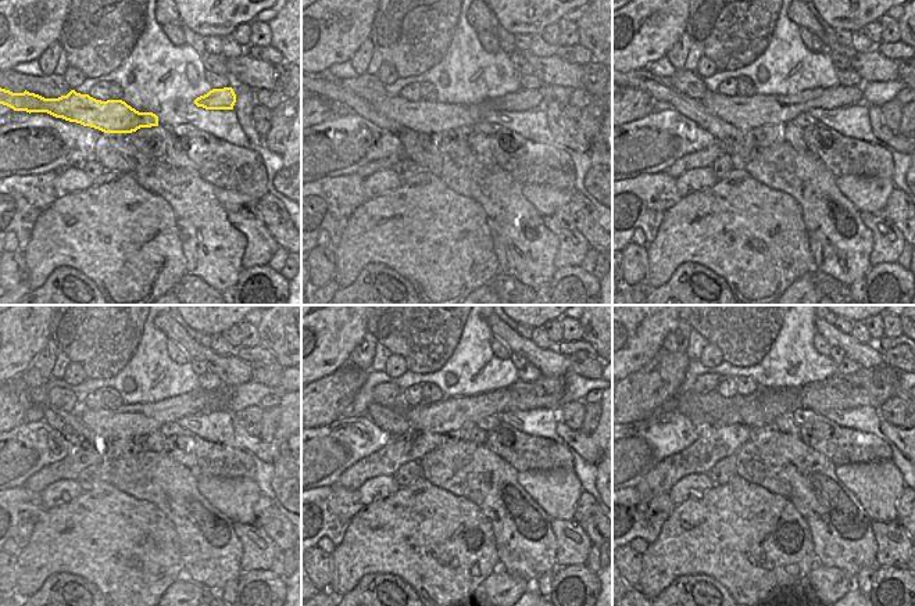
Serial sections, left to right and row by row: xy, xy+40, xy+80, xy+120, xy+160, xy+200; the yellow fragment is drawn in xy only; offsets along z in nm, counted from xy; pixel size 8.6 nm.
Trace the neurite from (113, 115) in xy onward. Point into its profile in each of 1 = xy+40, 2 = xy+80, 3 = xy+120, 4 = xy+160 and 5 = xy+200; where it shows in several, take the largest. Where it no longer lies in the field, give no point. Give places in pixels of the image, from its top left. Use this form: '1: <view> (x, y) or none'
1: xy+40 (424, 117)
2: xy+80 (735, 115)
3: xy+120 (125, 422)
4: xy+160 (449, 415)
5: xy+200 (760, 412)

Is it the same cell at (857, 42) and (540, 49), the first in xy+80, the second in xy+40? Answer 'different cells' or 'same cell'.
same cell

